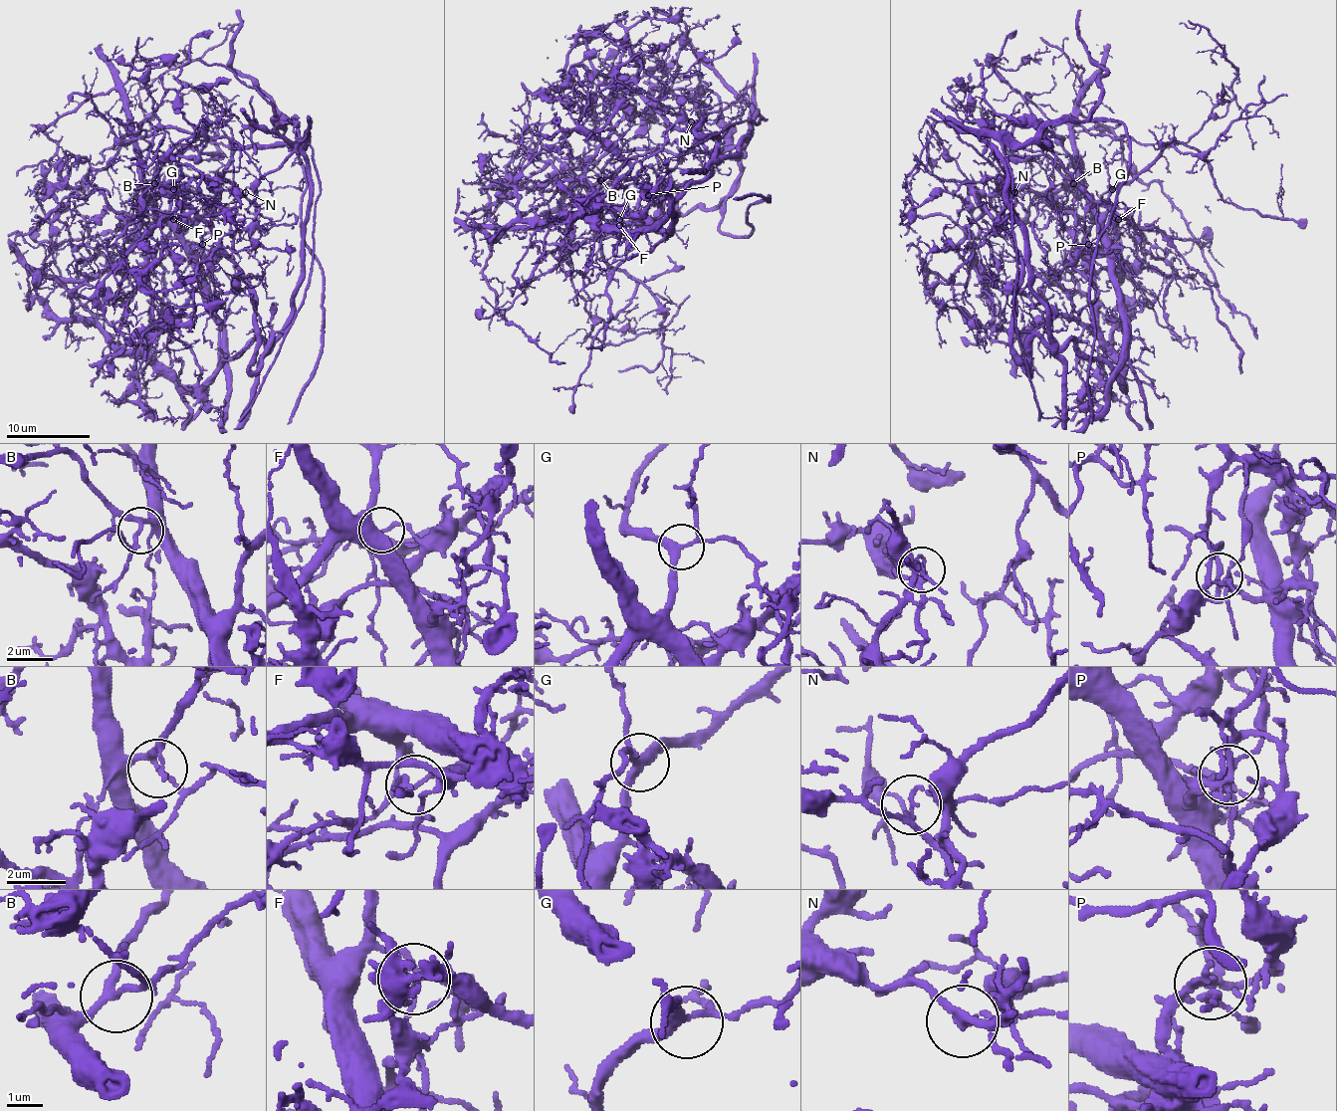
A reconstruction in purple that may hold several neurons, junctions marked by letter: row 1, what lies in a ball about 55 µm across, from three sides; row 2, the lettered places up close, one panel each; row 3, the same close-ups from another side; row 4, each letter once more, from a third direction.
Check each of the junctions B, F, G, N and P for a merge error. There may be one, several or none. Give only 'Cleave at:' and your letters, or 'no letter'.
Cleave at: F, N, P

